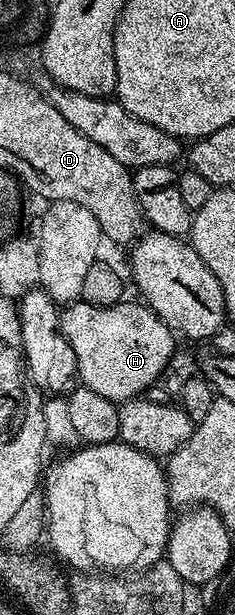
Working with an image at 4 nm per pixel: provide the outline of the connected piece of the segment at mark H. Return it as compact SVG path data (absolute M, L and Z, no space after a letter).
M123 300L116 306L72 302L61 311L60 325L66 343L76 352L78 382L117 404L145 395L174 358L174 331L138 300Z

